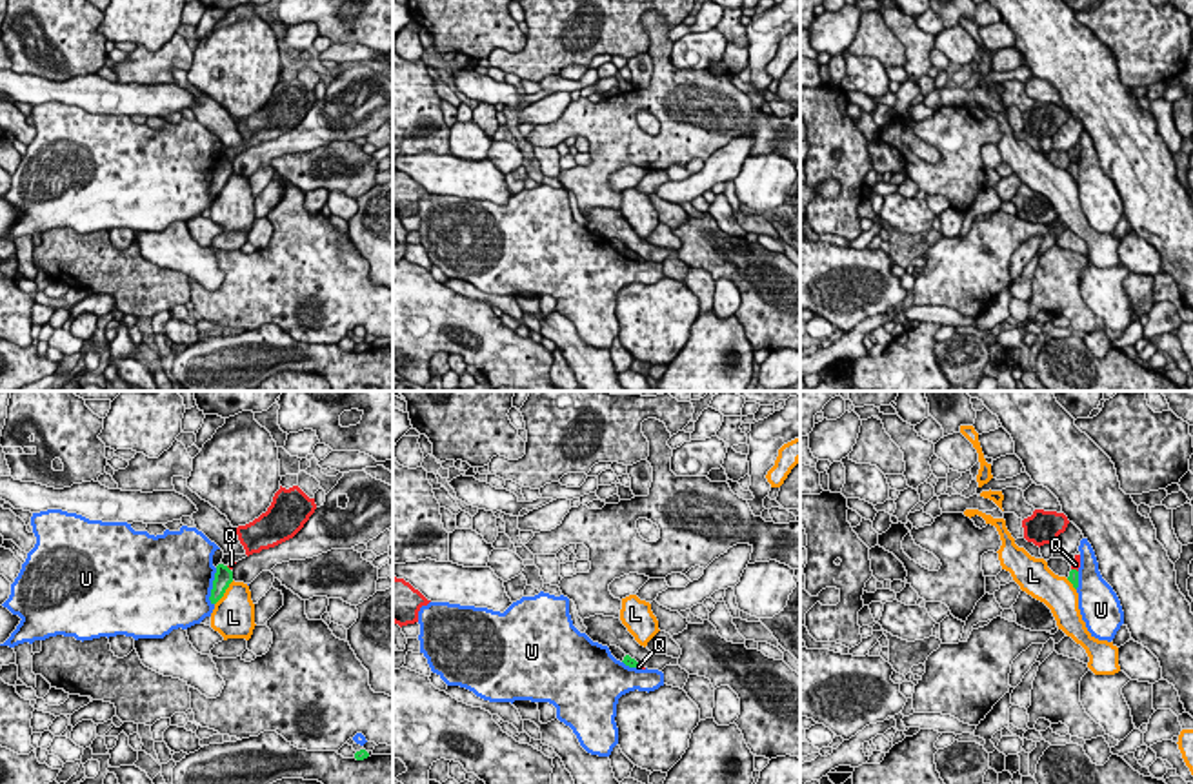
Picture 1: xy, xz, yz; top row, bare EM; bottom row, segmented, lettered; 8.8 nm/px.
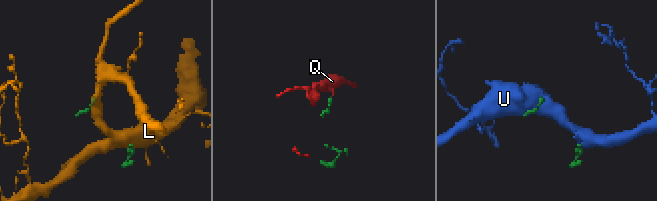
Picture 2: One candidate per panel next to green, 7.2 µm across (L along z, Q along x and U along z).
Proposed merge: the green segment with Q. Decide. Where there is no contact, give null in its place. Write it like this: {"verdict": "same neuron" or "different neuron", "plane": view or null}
{"verdict": "different neuron", "plane": "yz"}

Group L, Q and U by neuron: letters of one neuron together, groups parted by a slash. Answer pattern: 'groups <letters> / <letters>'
groups L / Q / U

